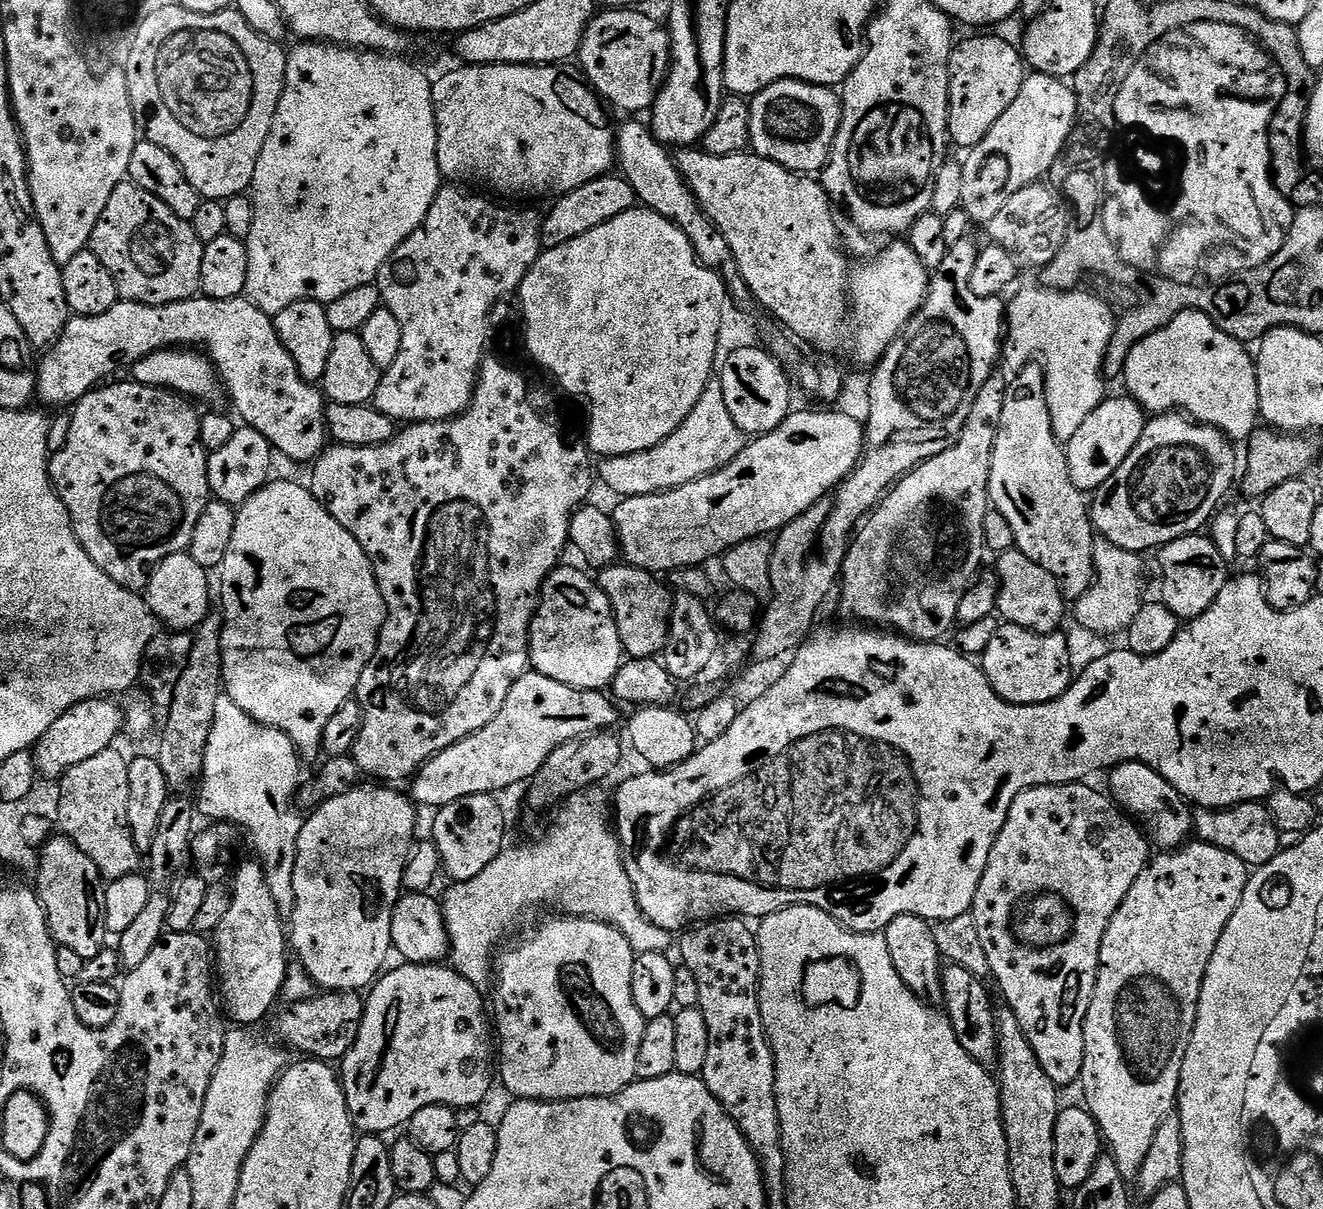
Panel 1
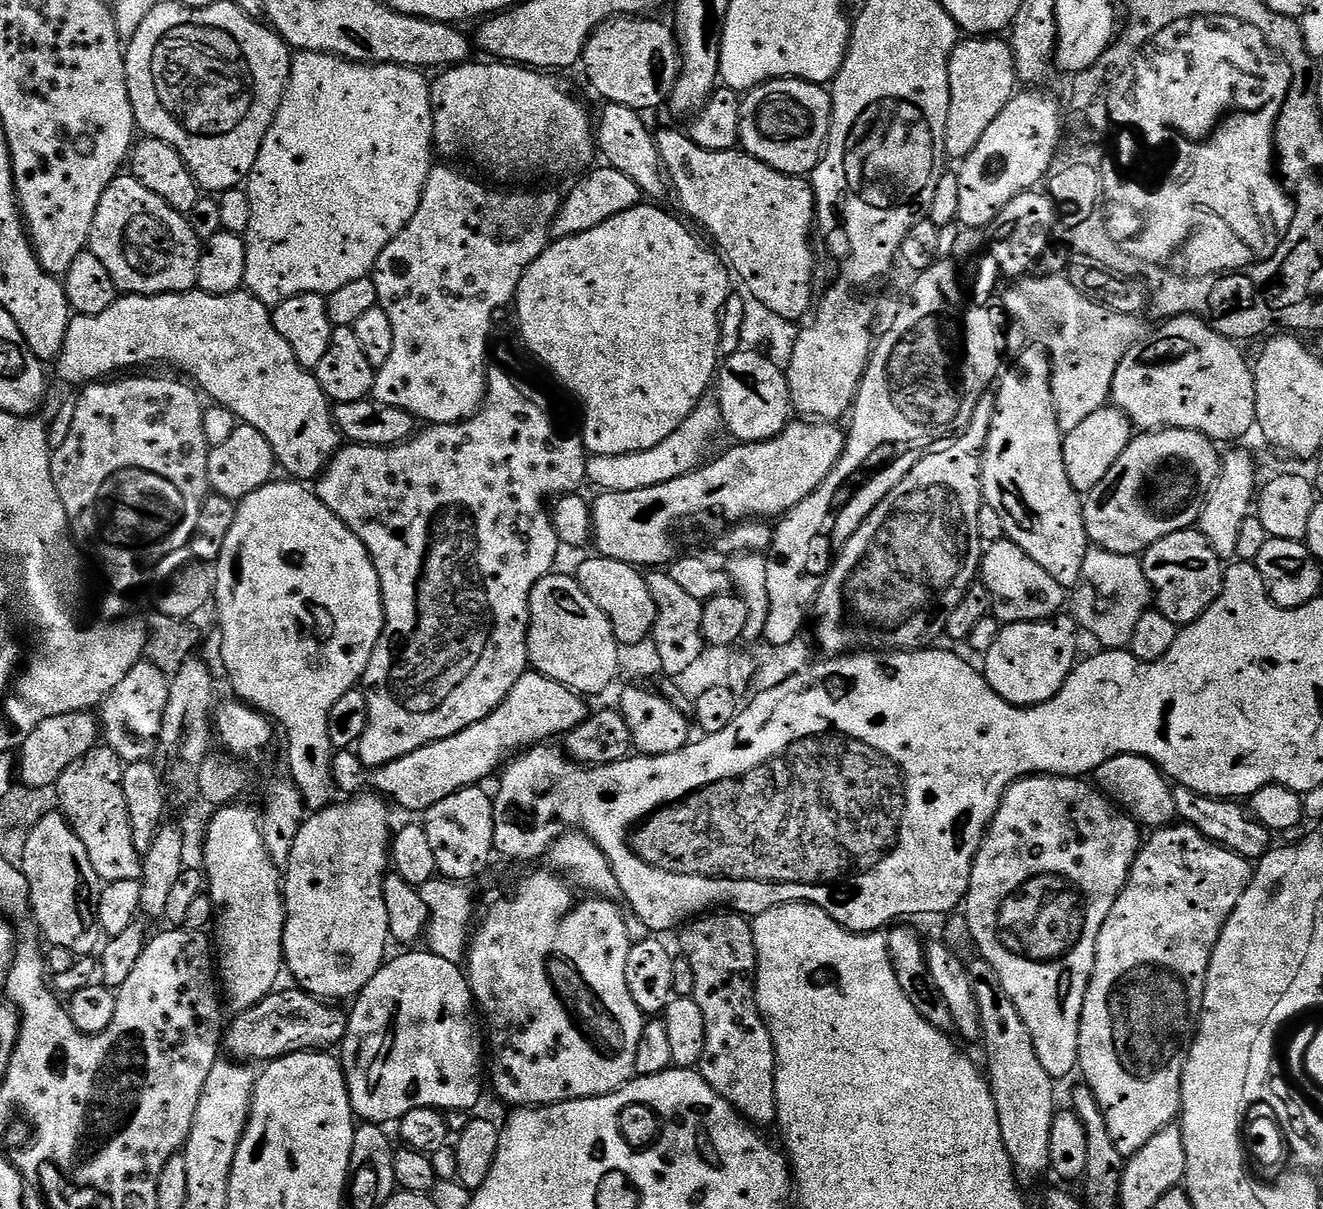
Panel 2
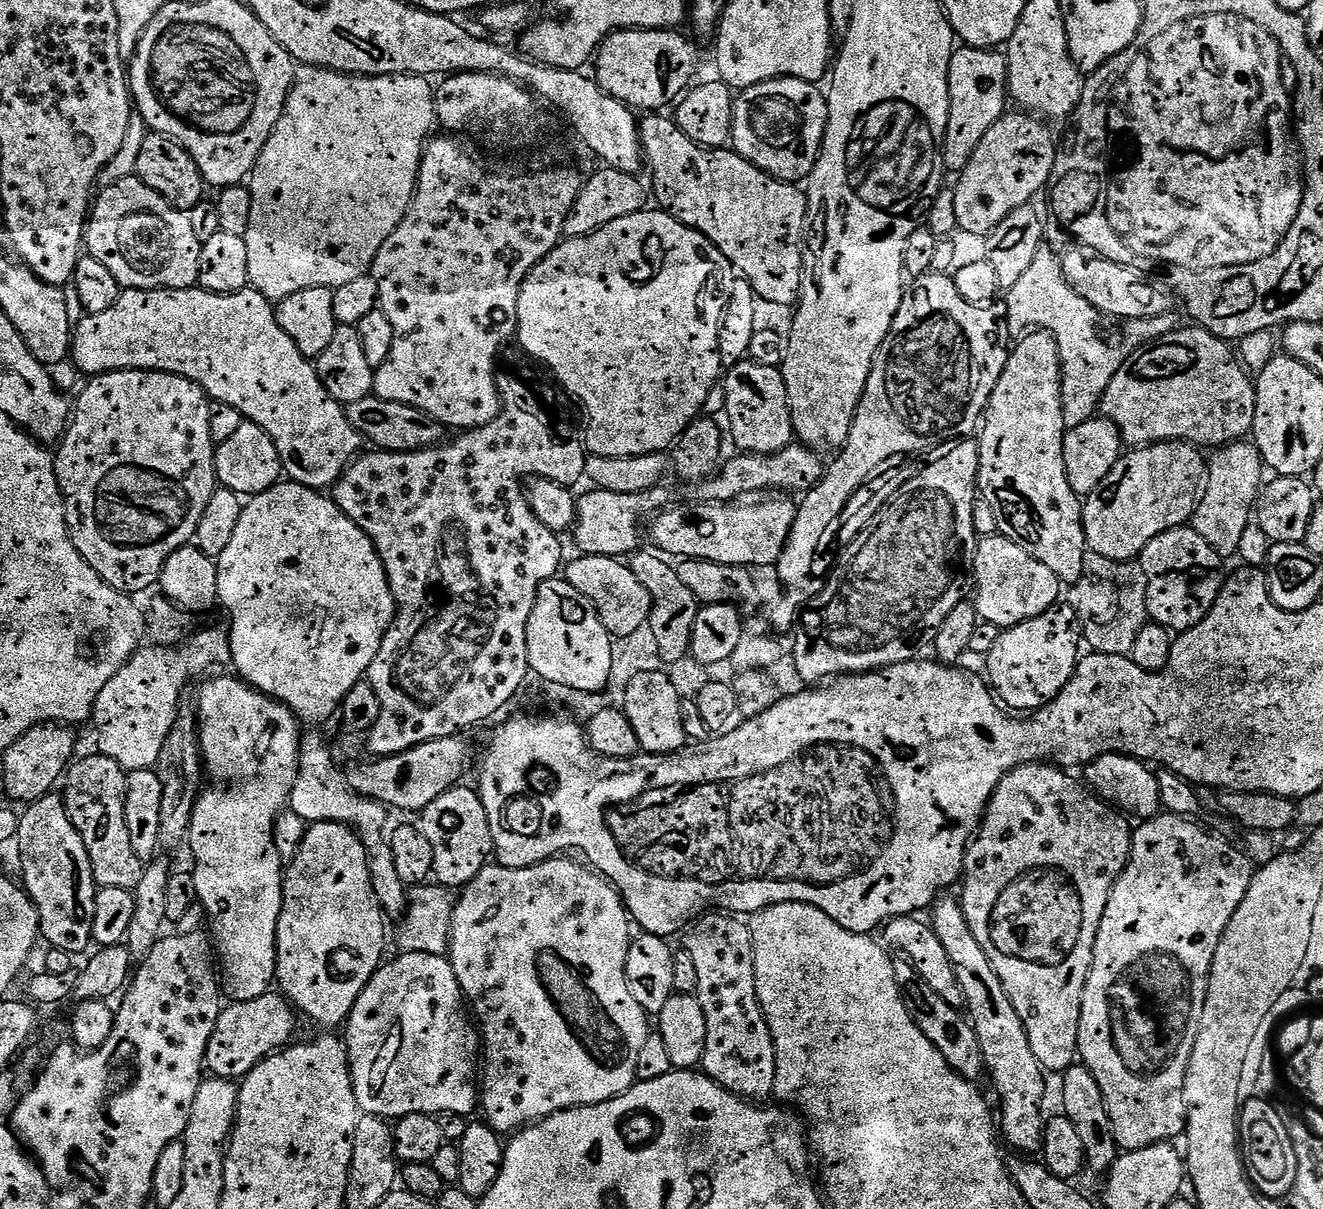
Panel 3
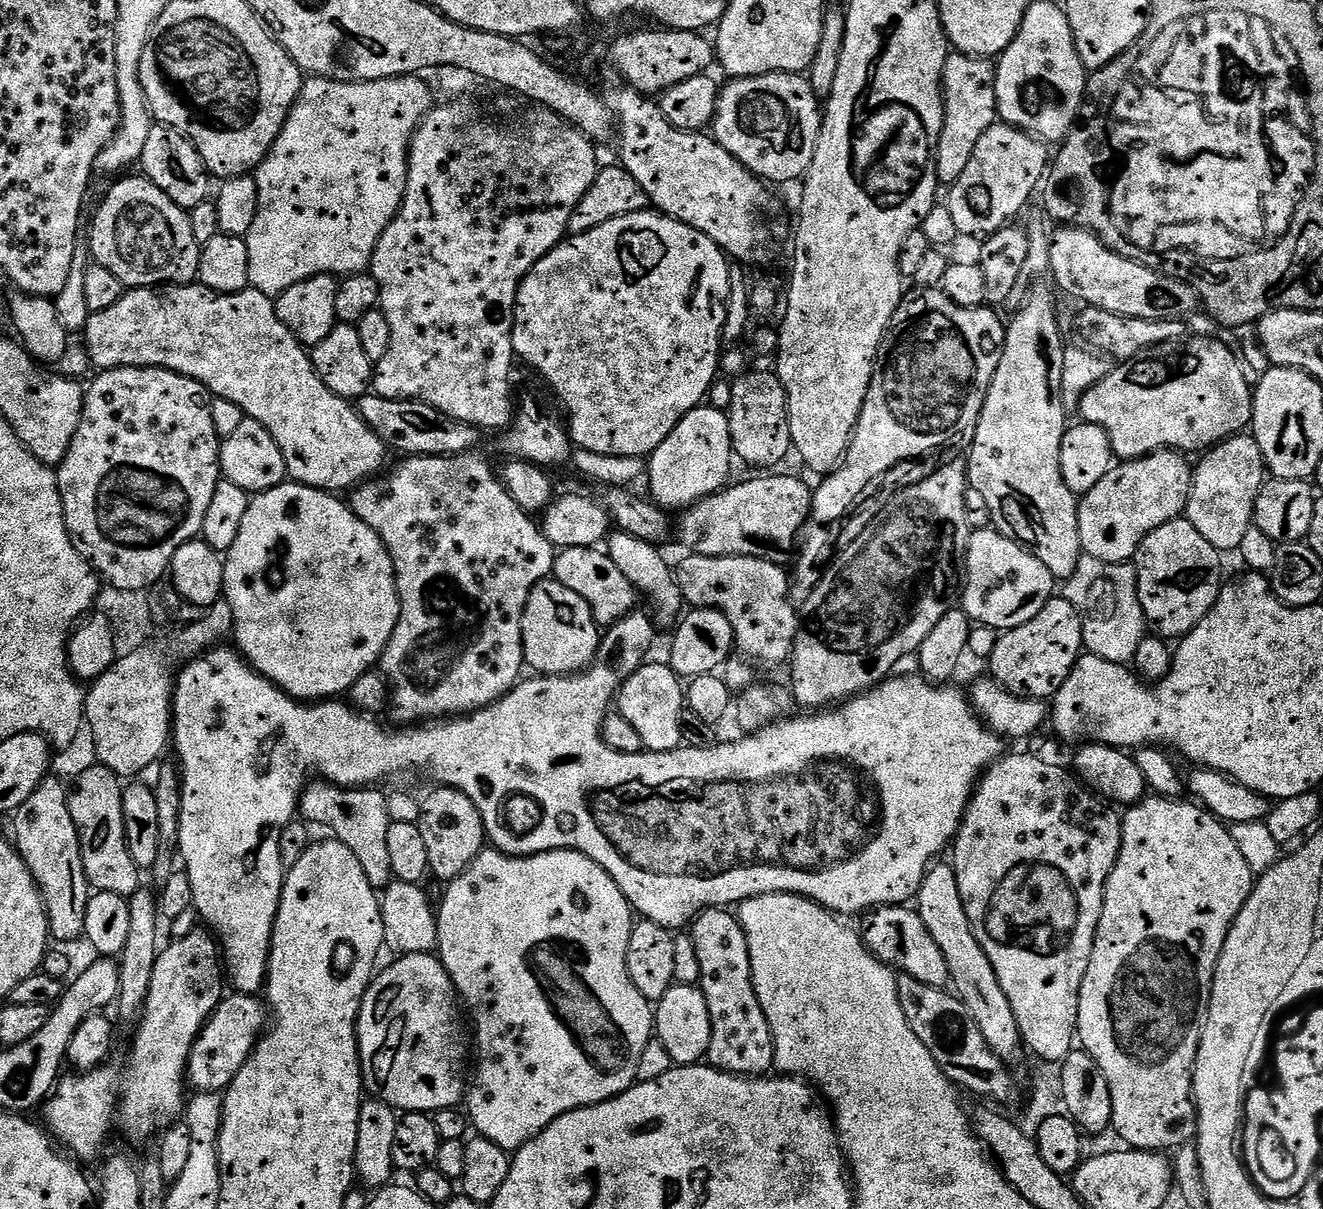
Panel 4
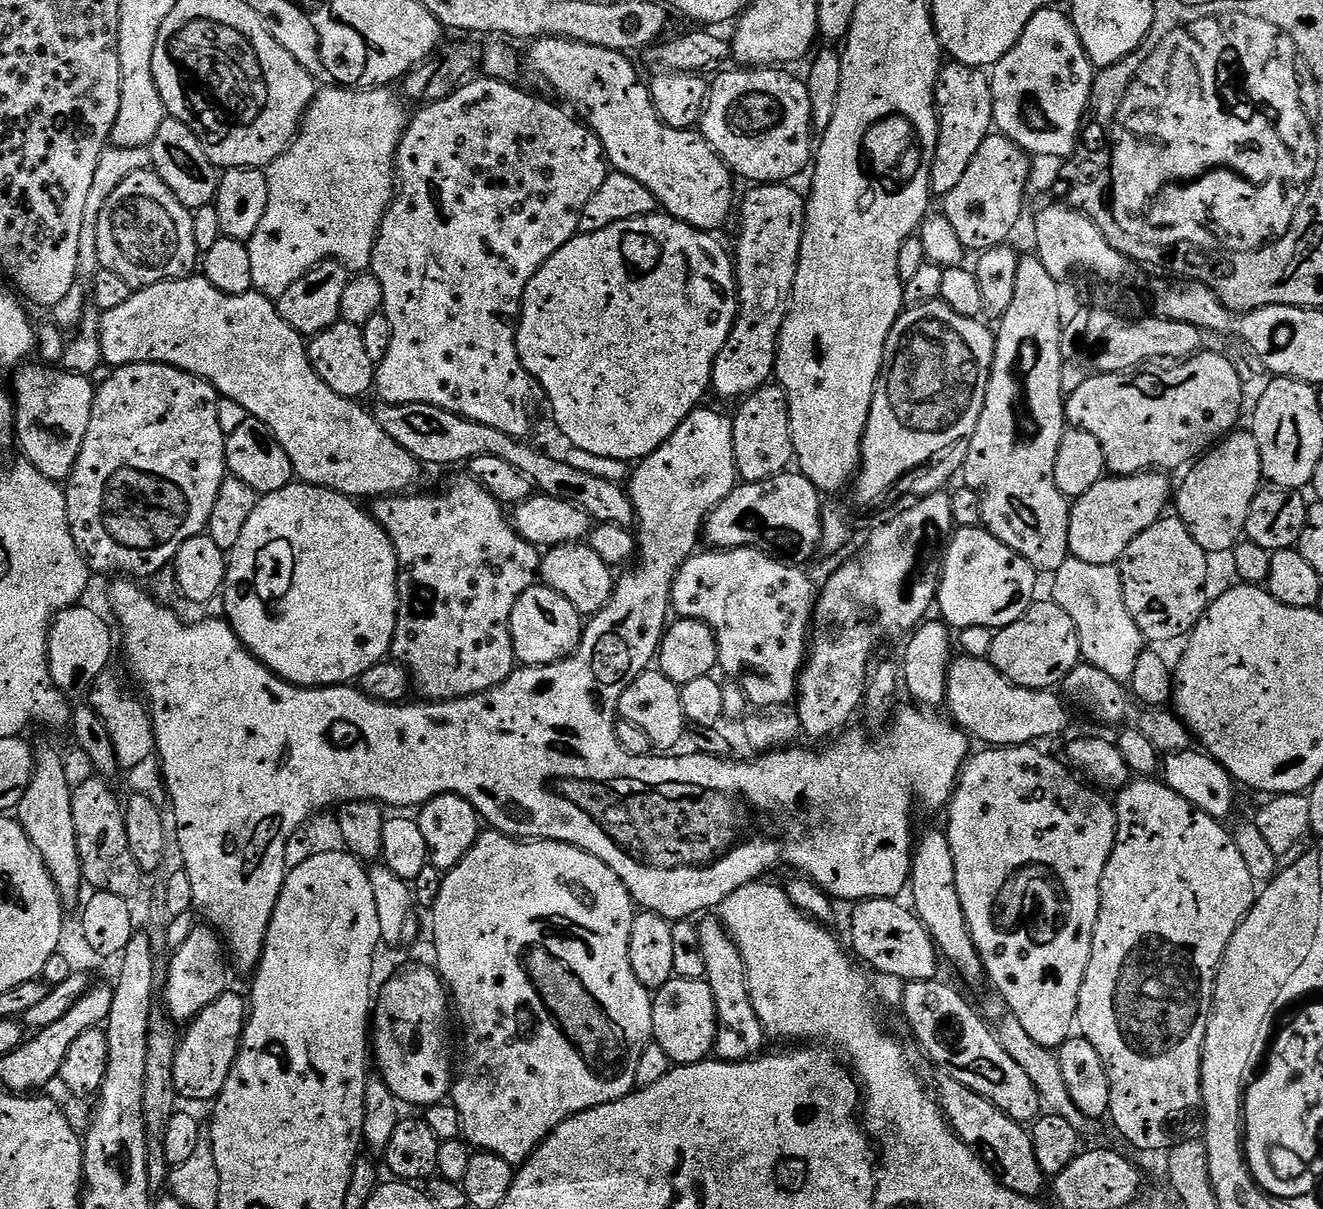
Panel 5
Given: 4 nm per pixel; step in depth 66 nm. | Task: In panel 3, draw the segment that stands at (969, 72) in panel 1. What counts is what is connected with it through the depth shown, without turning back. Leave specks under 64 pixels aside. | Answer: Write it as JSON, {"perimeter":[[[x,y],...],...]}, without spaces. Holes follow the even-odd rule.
{"perimeter":[[[957,47],[952,53],[950,70],[950,114],[948,133],[944,136],[944,166],[959,174],[970,162],[974,150],[986,134],[1006,114],[1010,104],[1008,95],[1008,57],[995,48]]]}

